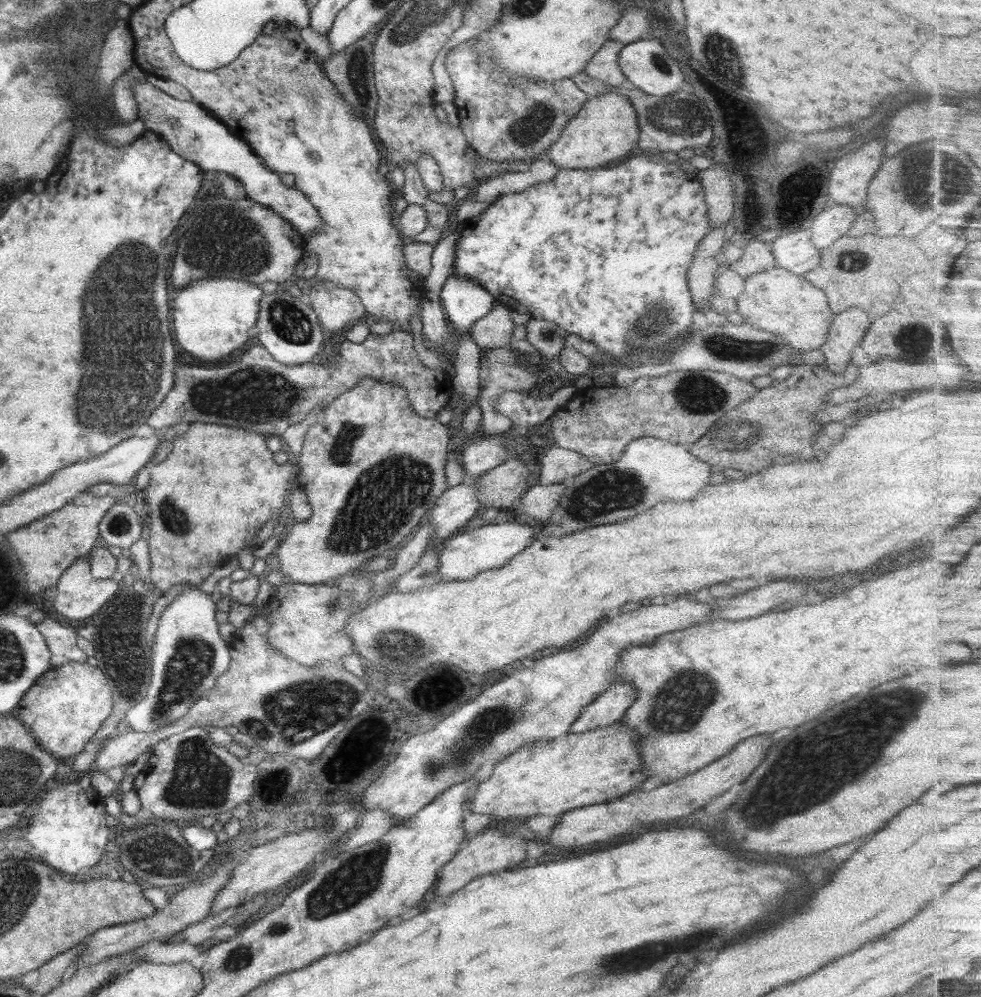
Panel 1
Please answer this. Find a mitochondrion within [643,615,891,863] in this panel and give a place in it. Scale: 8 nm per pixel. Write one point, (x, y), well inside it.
(680, 703)

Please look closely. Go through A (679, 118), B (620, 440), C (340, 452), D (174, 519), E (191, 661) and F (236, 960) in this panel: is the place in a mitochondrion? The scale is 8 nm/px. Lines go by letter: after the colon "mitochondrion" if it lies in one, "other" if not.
A: mitochondrion
B: other
C: mitochondrion
D: mitochondrion
E: mitochondrion
F: mitochondrion

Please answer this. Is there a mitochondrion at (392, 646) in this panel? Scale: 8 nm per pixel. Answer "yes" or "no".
yes

